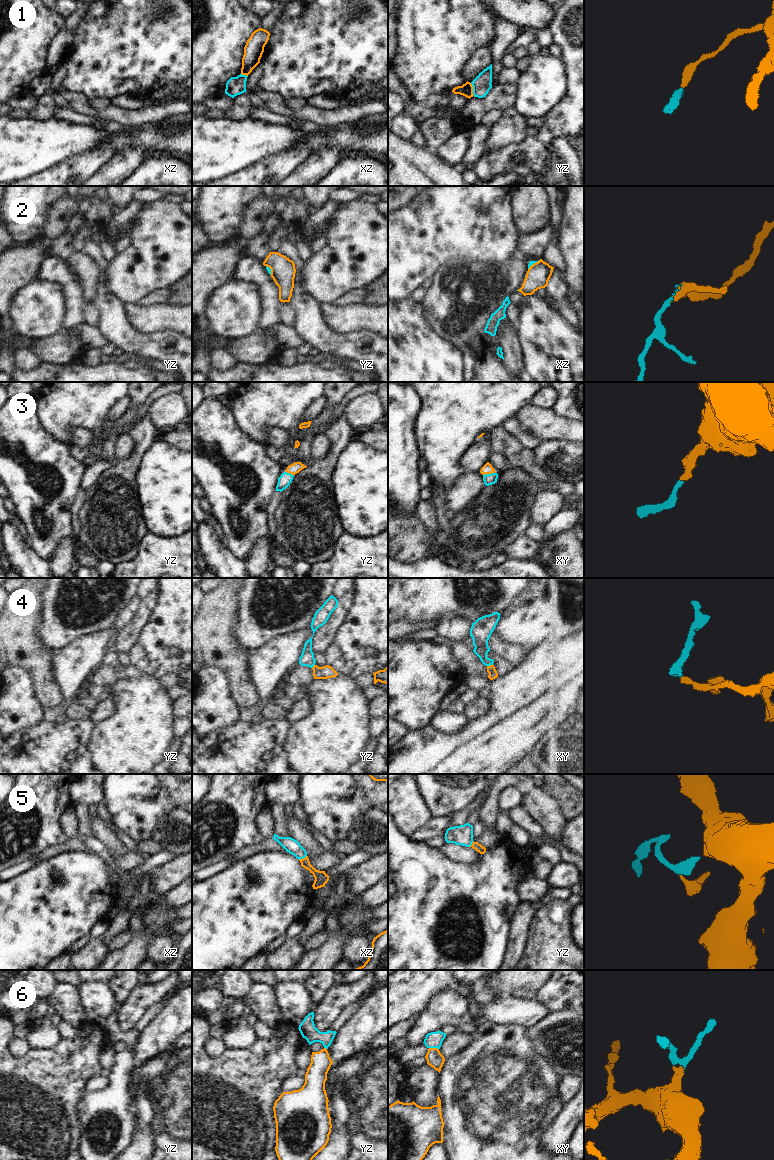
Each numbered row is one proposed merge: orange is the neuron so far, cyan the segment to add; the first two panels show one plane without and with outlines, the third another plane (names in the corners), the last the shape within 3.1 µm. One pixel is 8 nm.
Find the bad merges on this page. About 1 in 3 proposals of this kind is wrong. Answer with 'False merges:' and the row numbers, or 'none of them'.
False merges: 1.

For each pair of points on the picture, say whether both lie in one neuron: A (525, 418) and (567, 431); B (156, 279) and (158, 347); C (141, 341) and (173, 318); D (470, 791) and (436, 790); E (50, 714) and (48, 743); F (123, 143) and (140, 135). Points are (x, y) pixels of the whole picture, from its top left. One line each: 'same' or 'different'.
A: same
B: different
C: different
D: same
E: different
F: same

